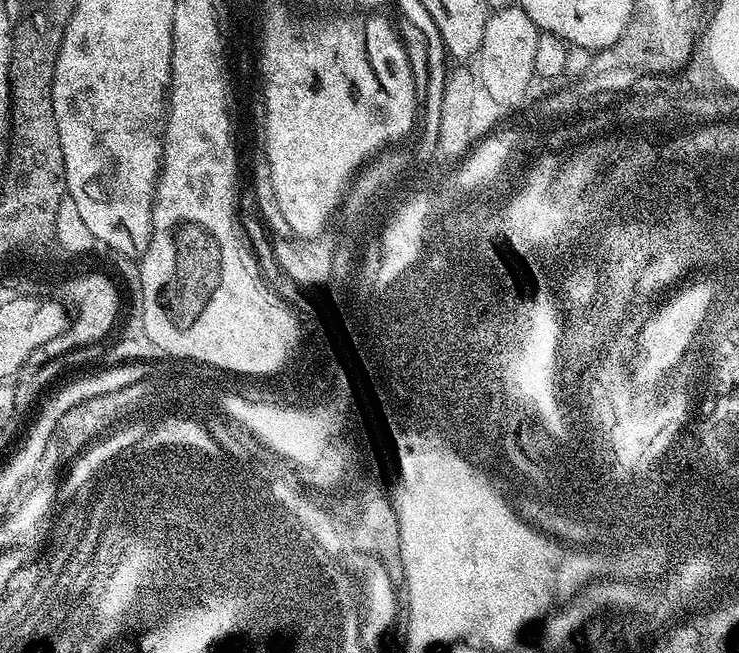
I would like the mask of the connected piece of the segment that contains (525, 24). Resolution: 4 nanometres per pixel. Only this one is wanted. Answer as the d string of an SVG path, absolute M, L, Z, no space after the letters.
M519 6L497 8L489 15L478 53L478 83L504 110L518 107L524 100L524 91L534 81L534 49L539 37L536 24Z

